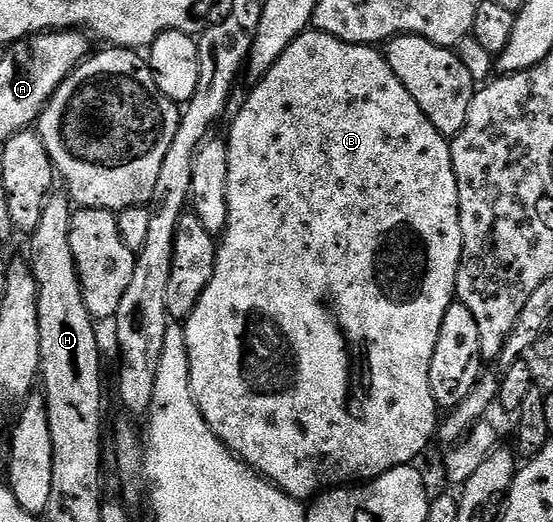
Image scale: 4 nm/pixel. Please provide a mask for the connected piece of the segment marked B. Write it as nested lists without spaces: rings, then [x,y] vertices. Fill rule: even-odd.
[[[310,29],[300,35],[294,43],[275,61],[275,65],[262,79],[256,80],[253,92],[245,99],[233,128],[227,134],[229,144],[229,172],[227,173],[227,193],[229,194],[229,226],[225,228],[225,234],[220,240],[217,249],[217,264],[215,273],[203,289],[203,297],[199,297],[199,305],[184,320],[185,340],[187,341],[187,353],[189,354],[189,380],[191,381],[191,393],[195,397],[197,407],[203,413],[207,425],[219,437],[219,441],[228,451],[232,451],[241,462],[252,467],[258,475],[275,484],[280,491],[285,491],[293,499],[302,501],[312,500],[314,497],[338,487],[356,484],[358,481],[378,479],[383,473],[387,473],[396,467],[404,467],[414,462],[416,455],[425,451],[429,442],[434,442],[439,426],[439,408],[435,397],[431,393],[429,384],[429,366],[435,349],[437,334],[441,328],[443,313],[454,303],[457,294],[457,270],[461,264],[461,250],[463,249],[463,233],[461,232],[461,214],[459,213],[459,189],[457,178],[453,168],[453,152],[451,143],[446,136],[441,135],[435,129],[435,125],[425,116],[423,109],[407,93],[403,81],[395,77],[391,65],[384,54],[376,46],[362,45],[360,43],[344,43],[327,33],[316,29]]]

